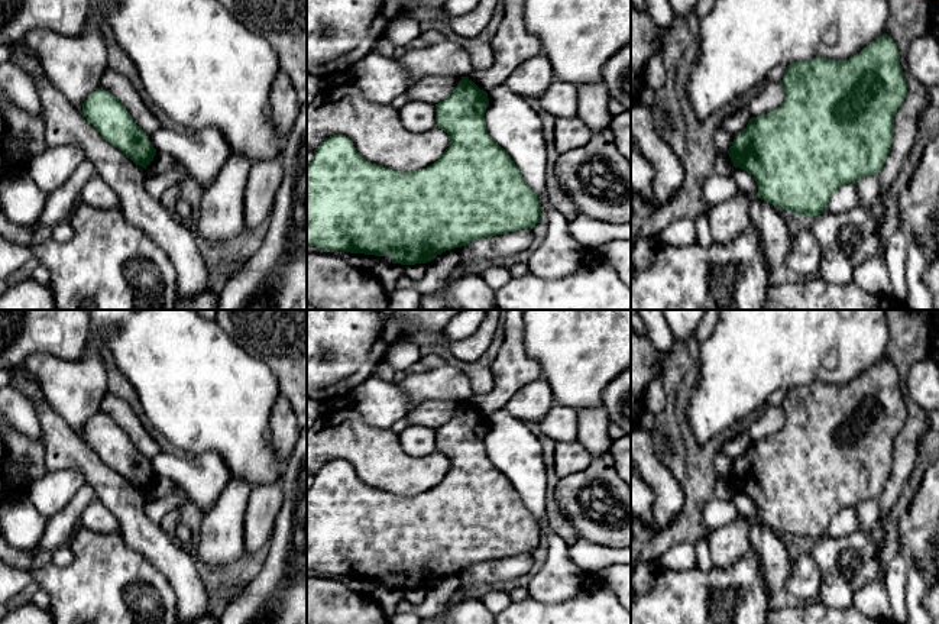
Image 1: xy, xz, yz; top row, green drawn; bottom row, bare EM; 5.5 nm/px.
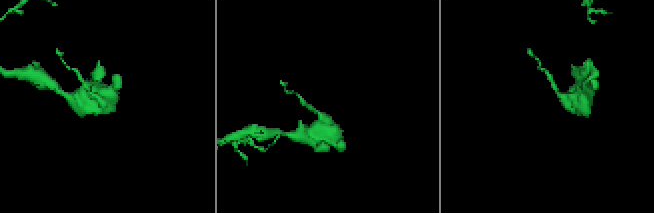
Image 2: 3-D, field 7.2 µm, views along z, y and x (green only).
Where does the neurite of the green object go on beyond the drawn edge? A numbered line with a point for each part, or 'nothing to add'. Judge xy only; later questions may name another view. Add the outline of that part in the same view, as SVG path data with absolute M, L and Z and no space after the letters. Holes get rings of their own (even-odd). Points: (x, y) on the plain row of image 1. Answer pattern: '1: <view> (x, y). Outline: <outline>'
nothing to add

